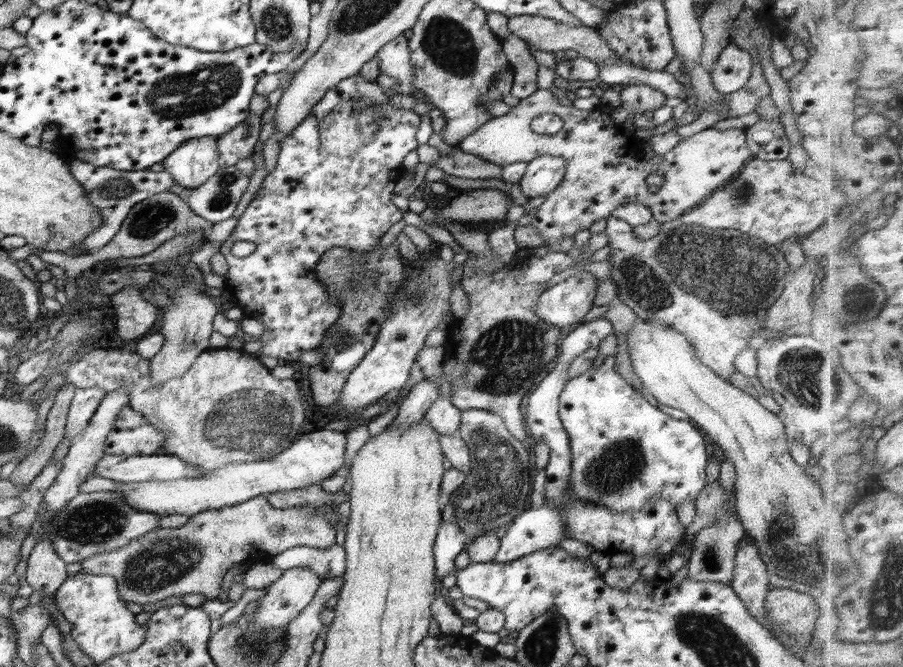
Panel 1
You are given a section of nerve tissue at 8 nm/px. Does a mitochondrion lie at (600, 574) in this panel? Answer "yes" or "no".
no

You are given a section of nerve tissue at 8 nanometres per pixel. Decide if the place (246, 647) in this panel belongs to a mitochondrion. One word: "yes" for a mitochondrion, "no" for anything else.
yes

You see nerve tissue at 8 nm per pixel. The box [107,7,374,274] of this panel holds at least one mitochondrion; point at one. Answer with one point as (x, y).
(201, 89)

